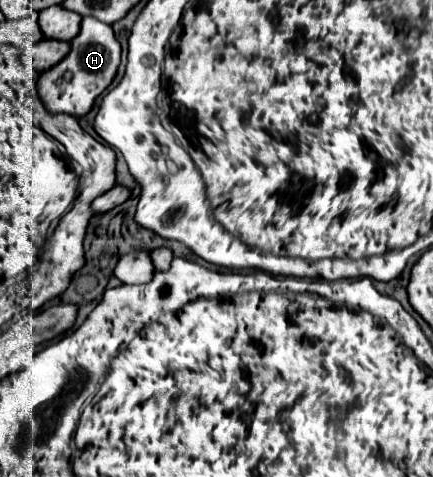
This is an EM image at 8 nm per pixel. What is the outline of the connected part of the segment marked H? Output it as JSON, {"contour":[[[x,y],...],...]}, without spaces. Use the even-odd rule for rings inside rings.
{"contour":[[[93,16],[83,18],[81,32],[71,40],[71,52],[51,70],[45,70],[39,78],[39,96],[49,112],[65,112],[73,116],[85,116],[95,100],[113,82],[121,64],[121,46],[113,34],[113,28]]]}

